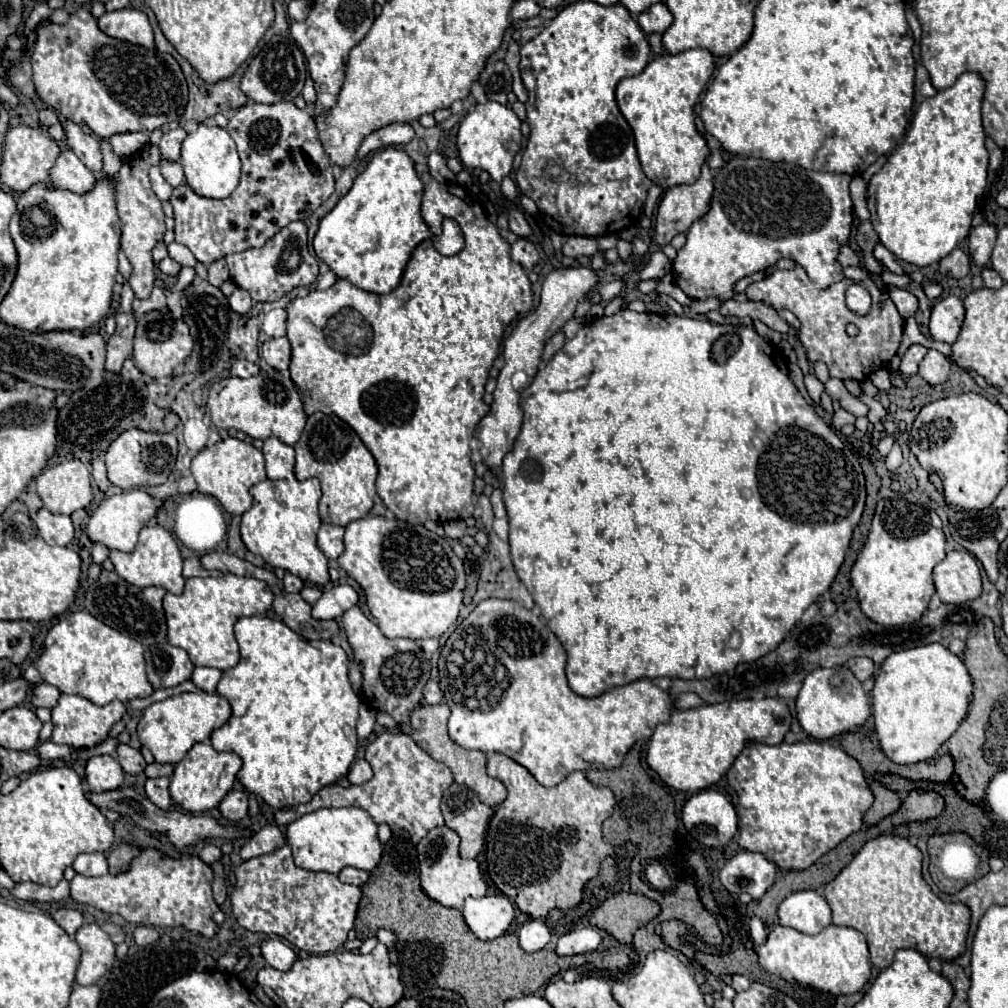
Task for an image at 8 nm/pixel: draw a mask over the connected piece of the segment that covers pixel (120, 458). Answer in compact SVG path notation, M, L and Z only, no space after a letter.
M140 429L124 431L106 451L106 469L112 485L122 489L162 485L176 463L176 437L172 433L150 433Z

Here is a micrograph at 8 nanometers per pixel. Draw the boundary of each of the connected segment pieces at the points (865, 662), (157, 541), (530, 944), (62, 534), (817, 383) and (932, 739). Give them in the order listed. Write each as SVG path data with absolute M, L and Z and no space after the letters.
M854 657L854 659L848 661L848 667L850 667L850 671L852 671L860 681L870 679L872 673L874 673L874 663L872 663L872 659L868 659L868 657Z
M160 525L156 527L144 527L140 531L140 541L134 549L134 553L110 553L110 559L116 567L116 573L128 581L130 585L136 585L140 589L146 587L162 587L174 595L180 595L184 591L184 575L182 575L182 555L180 549L172 537L172 533Z
M530 919L520 927L518 937L520 937L520 947L528 953L534 953L542 951L550 943L550 929L542 919Z
M40 509L36 527L48 545L68 545L74 539L74 525L68 515L56 515L48 509Z
M808 373L808 375L804 377L804 383L806 383L808 395L812 397L812 401L814 401L816 405L820 405L820 395L822 395L822 391L824 391L824 383L822 383L814 373Z
M942 643L892 653L882 663L872 691L874 725L882 751L900 765L934 759L940 745L966 717L970 697L972 679L966 665Z

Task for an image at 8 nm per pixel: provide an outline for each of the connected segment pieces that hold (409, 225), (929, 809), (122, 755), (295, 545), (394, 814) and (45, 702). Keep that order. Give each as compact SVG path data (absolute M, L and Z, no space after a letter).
M382 147L372 155L366 169L354 179L352 189L336 203L336 207L320 221L320 227L314 237L316 255L340 277L348 279L356 287L370 293L390 293L400 285L404 269L414 253L414 249L426 241L434 239L432 231L424 223L420 215L422 203L422 181L414 169L412 159L404 149L398 147Z
M910 791L910 795L904 799L902 807L894 815L886 817L880 825L896 827L902 823L912 823L912 821L928 821L928 819L938 817L942 811L944 811L944 799L940 797L940 793Z
M120 745L118 747L116 761L124 769L124 773L128 773L128 775L138 775L138 773L142 773L146 769L146 761L144 761L142 753L132 749L130 745Z
M268 437L264 441L262 453L266 459L266 475L270 479L264 479L250 489L254 503L242 515L242 541L254 555L260 555L270 567L280 567L300 577L302 581L310 581L314 585L324 587L330 581L330 575L328 559L316 545L316 533L322 525L318 515L318 501L322 495L320 481L288 479L288 473L294 473L294 449L276 437Z
M386 731L378 735L368 745L364 759L374 769L374 777L370 781L364 785L352 785L350 789L330 785L312 797L308 809L316 811L322 807L360 807L368 811L376 823L388 823L392 829L406 829L414 843L418 843L432 827L444 825L440 799L444 789L454 783L452 771L444 763L432 759L412 741L412 737L398 731Z
M42 683L42 685L34 687L32 689L32 695L30 695L32 707L54 709L56 703L58 703L58 699L60 699L60 691L54 685L48 685L48 683Z

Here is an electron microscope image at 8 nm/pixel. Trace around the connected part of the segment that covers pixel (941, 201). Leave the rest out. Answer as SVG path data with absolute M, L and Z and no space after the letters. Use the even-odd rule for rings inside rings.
M966 71L952 87L922 99L904 141L870 179L870 223L882 245L902 261L920 267L938 263L970 233L974 209L986 189L988 169L980 119L984 89L980 73Z

